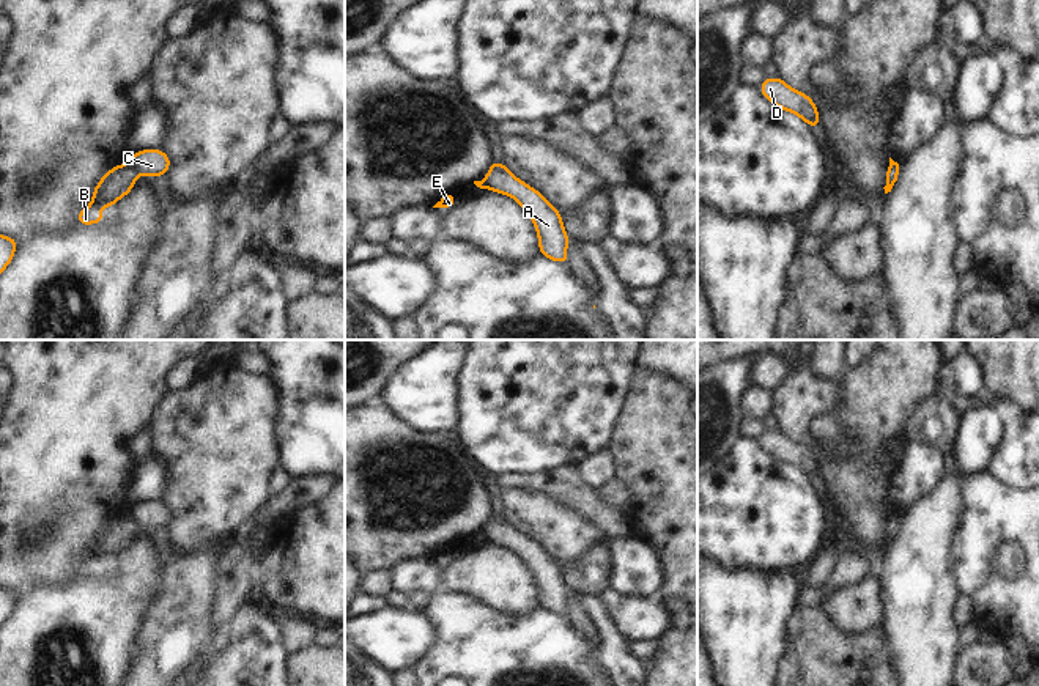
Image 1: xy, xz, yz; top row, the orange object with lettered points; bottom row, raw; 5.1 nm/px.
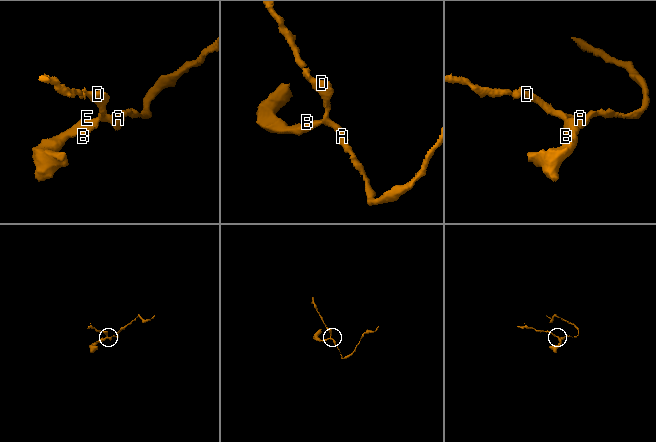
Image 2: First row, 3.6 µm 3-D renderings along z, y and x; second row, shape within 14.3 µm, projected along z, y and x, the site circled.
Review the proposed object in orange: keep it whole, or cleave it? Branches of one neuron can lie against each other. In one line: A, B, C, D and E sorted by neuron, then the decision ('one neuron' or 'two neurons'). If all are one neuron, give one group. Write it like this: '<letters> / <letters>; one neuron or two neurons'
A C D / B E; two neurons

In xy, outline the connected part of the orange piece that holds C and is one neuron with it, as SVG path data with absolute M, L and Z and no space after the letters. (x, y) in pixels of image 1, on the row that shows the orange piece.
M145 149L132 153L131 164L143 176L161 176L167 175L170 157L161 149Z

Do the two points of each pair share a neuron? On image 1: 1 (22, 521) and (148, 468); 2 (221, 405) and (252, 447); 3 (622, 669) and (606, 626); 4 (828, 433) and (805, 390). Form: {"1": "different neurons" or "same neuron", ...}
{"1": "different neurons", "2": "same neuron", "3": "same neuron", "4": "different neurons"}

